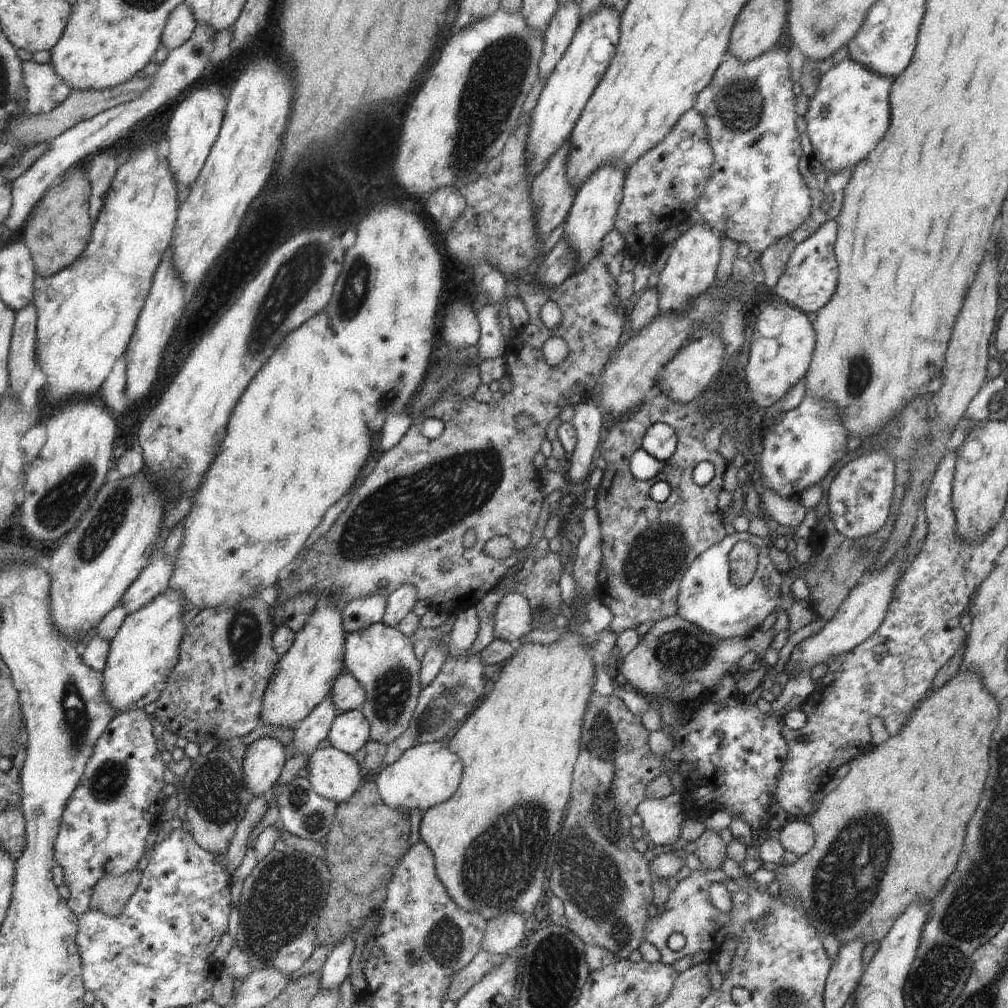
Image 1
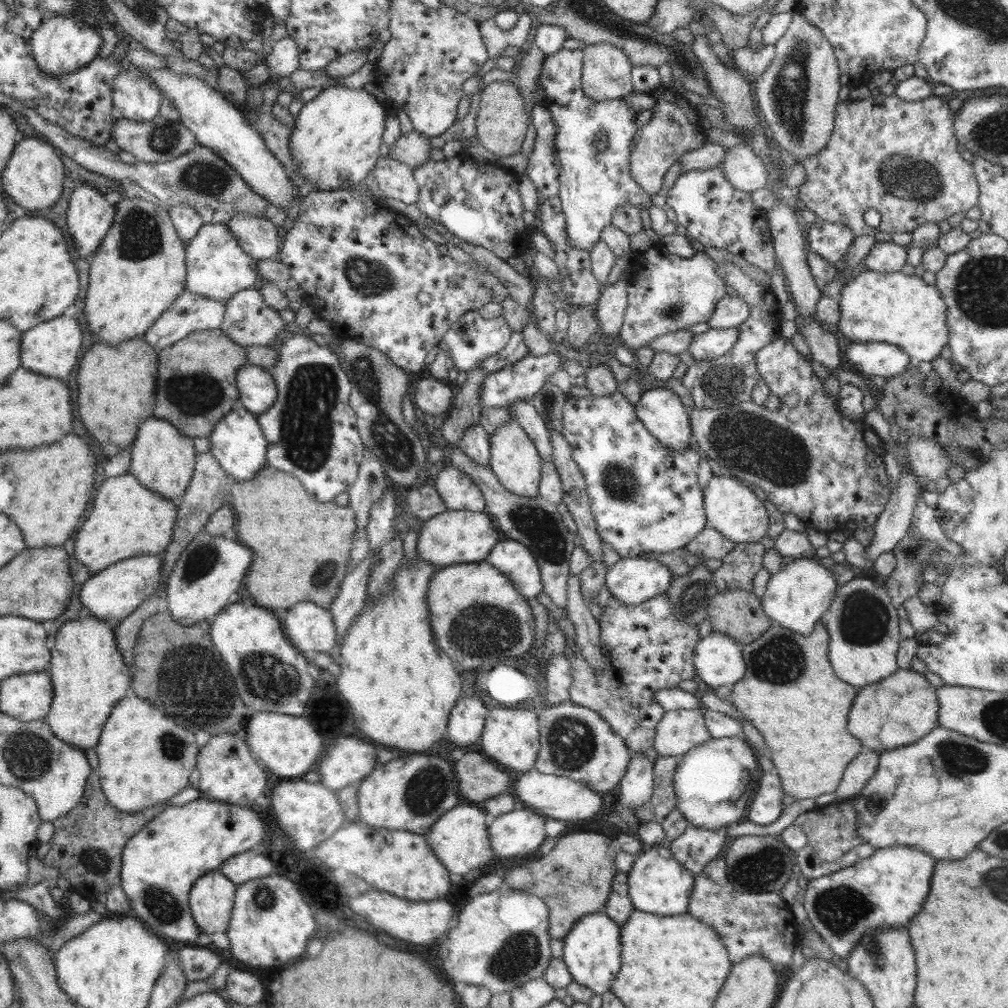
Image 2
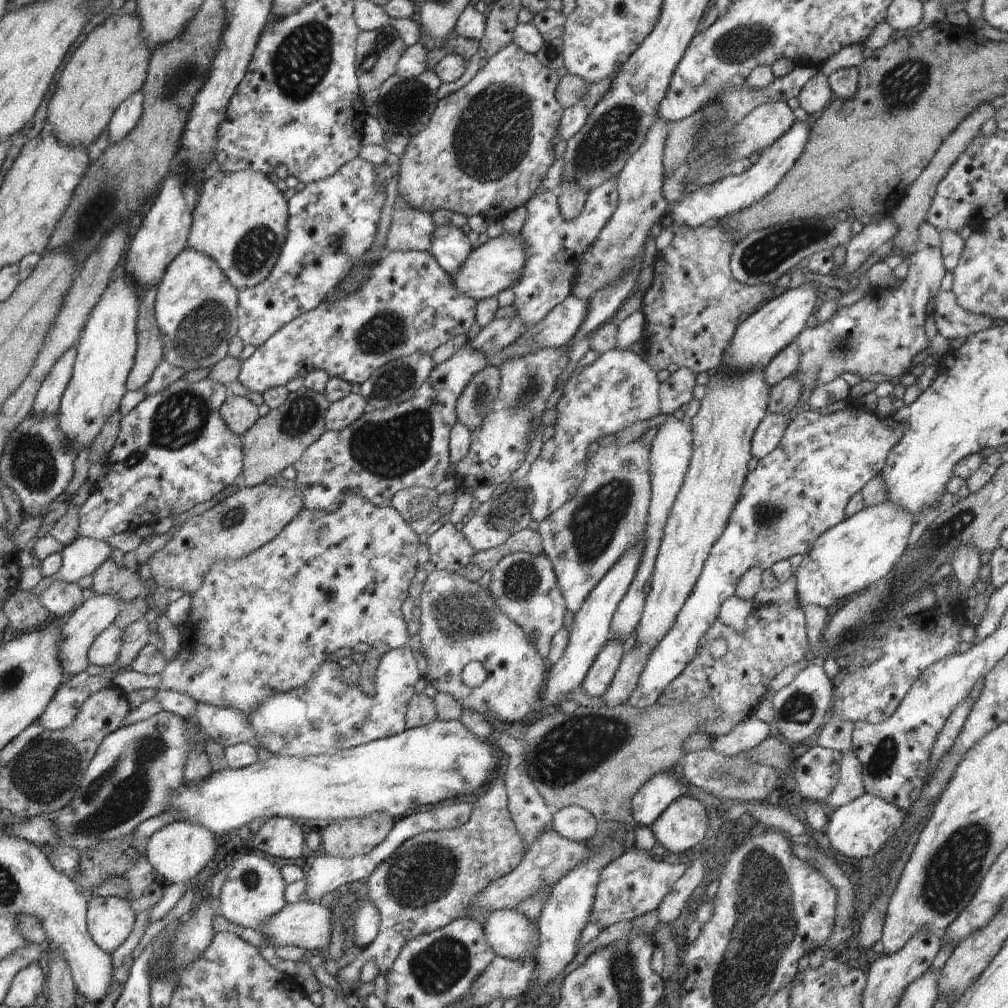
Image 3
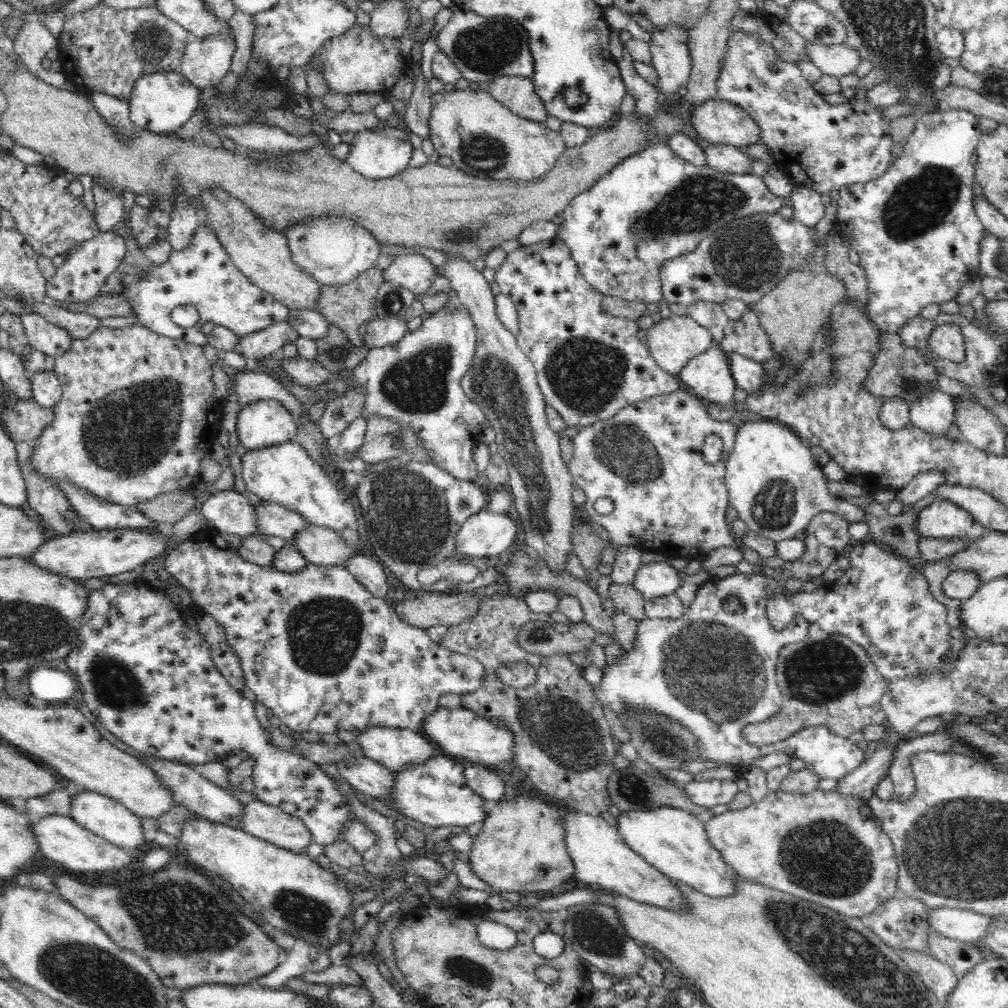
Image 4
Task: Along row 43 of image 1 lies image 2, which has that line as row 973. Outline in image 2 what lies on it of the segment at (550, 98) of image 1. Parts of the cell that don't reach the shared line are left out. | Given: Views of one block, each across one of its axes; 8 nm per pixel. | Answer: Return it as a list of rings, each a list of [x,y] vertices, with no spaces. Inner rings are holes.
[[[605,912],[592,913],[578,919],[563,938],[562,961],[566,963],[573,980],[592,989],[594,994],[608,991],[622,966],[620,930],[621,926]]]

